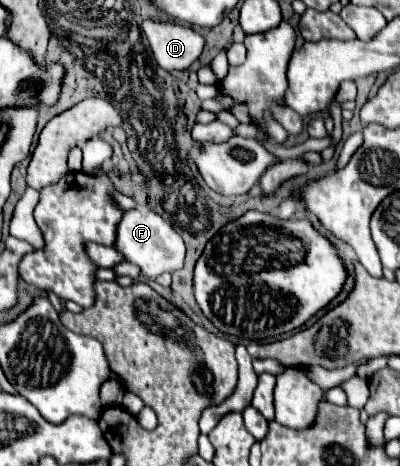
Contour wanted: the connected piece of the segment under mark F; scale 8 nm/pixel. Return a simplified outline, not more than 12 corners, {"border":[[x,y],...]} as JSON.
{"border":[[152,209],[122,213],[114,249],[140,275],[182,269],[186,247]]}

